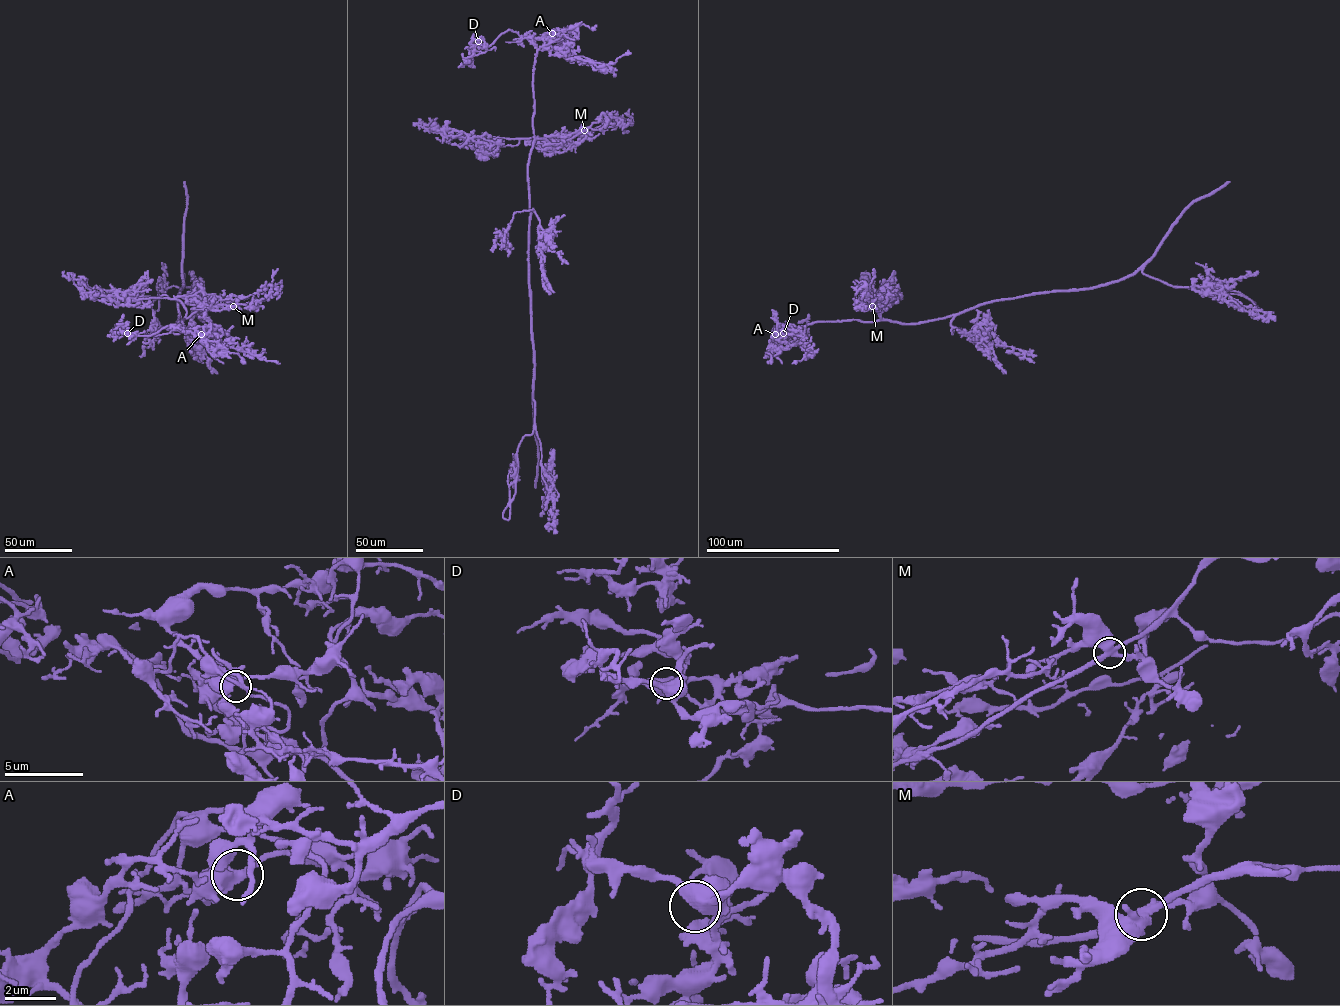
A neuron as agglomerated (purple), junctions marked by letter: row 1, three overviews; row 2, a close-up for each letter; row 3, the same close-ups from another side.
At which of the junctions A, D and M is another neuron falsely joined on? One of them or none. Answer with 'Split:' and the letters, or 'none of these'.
Split: none of these

